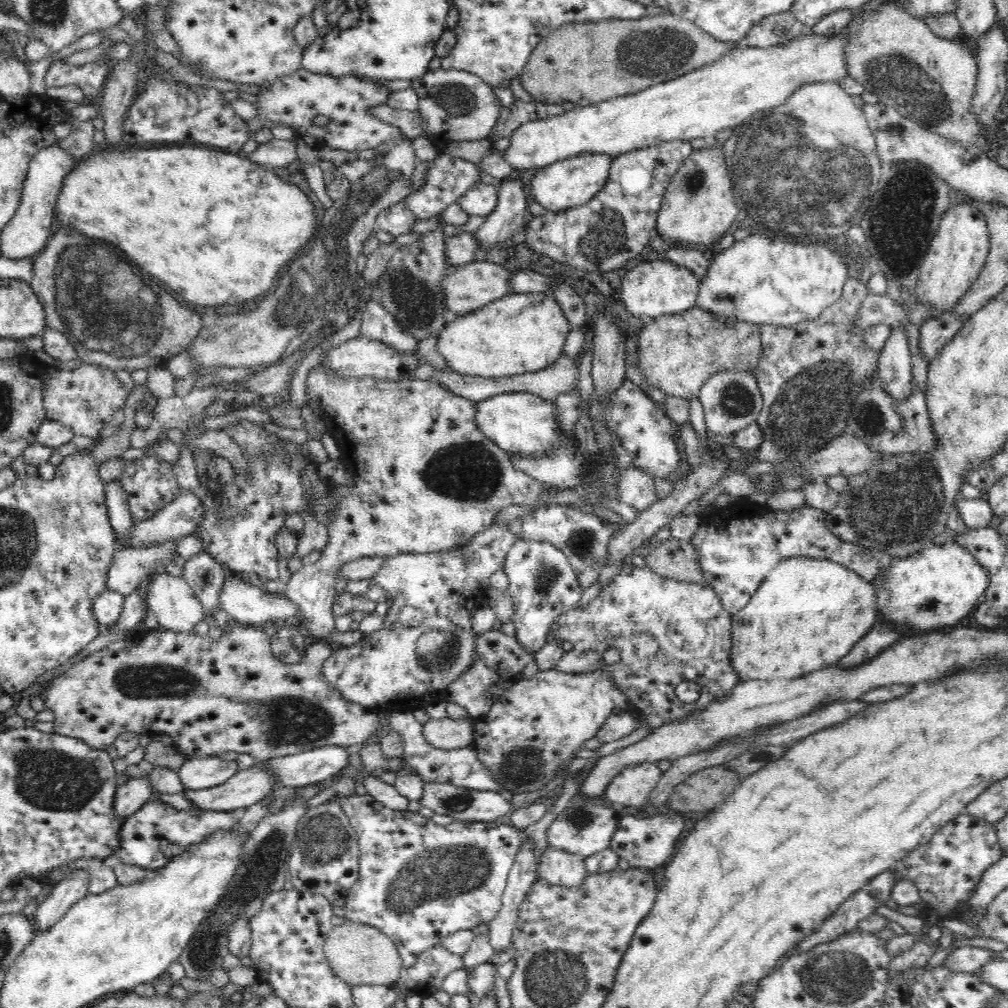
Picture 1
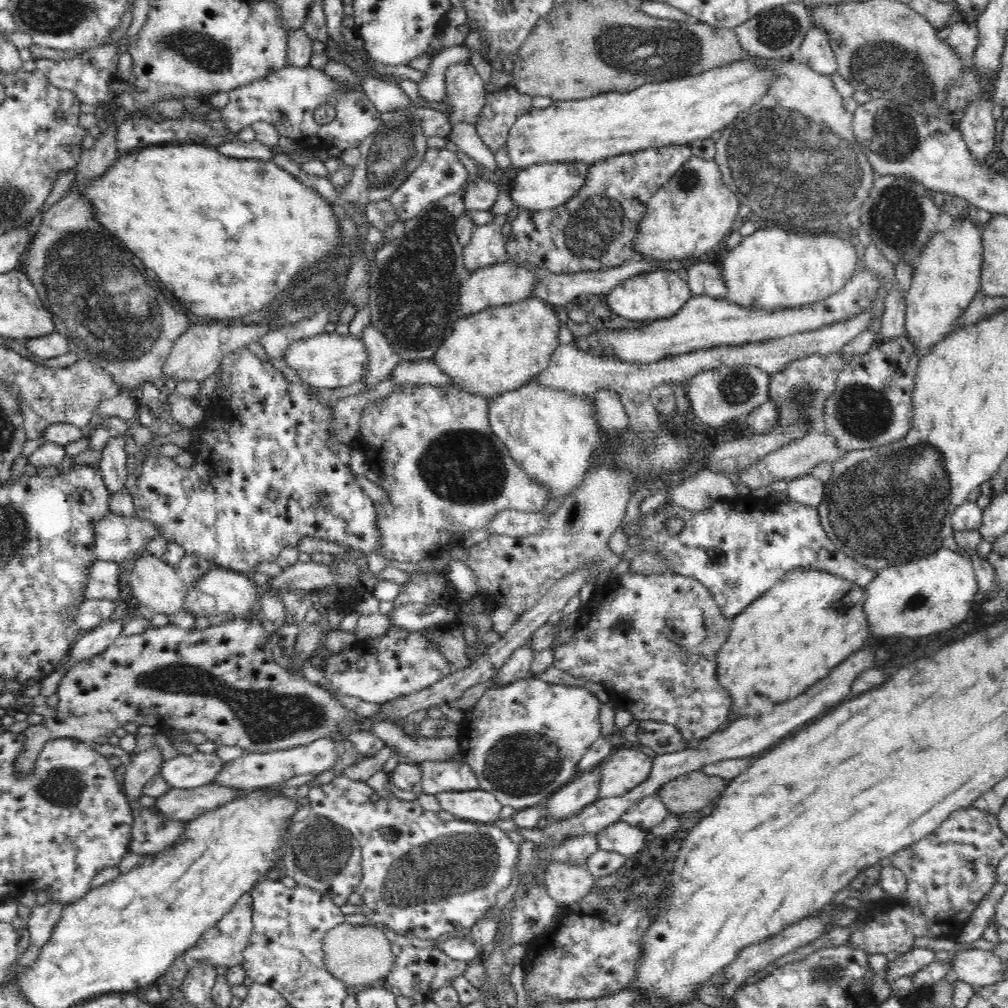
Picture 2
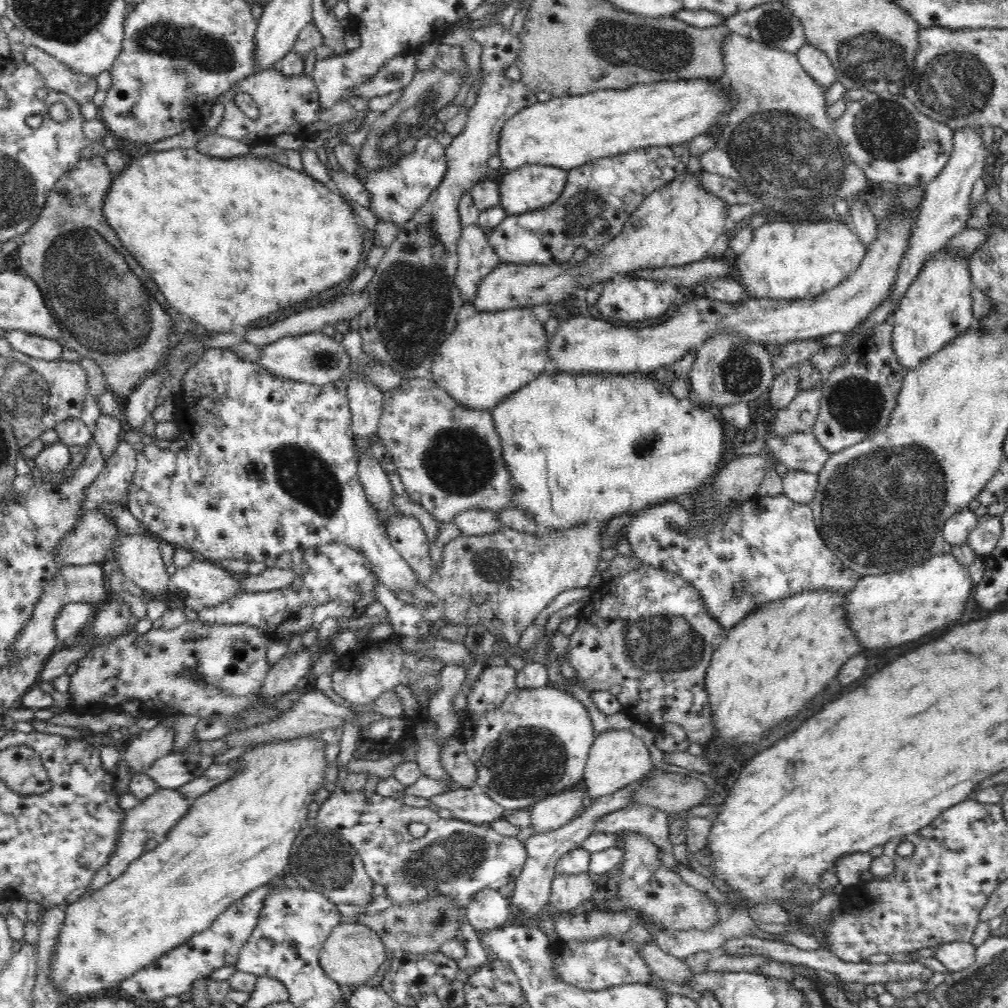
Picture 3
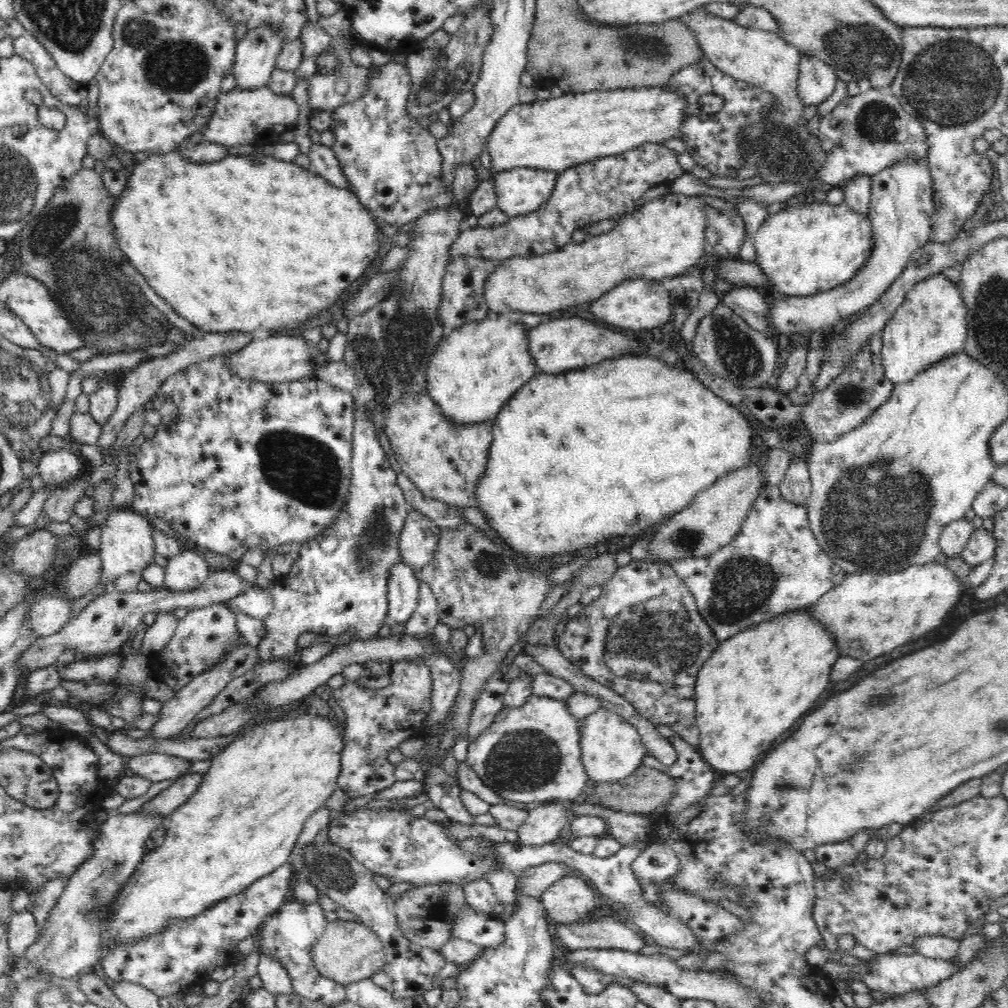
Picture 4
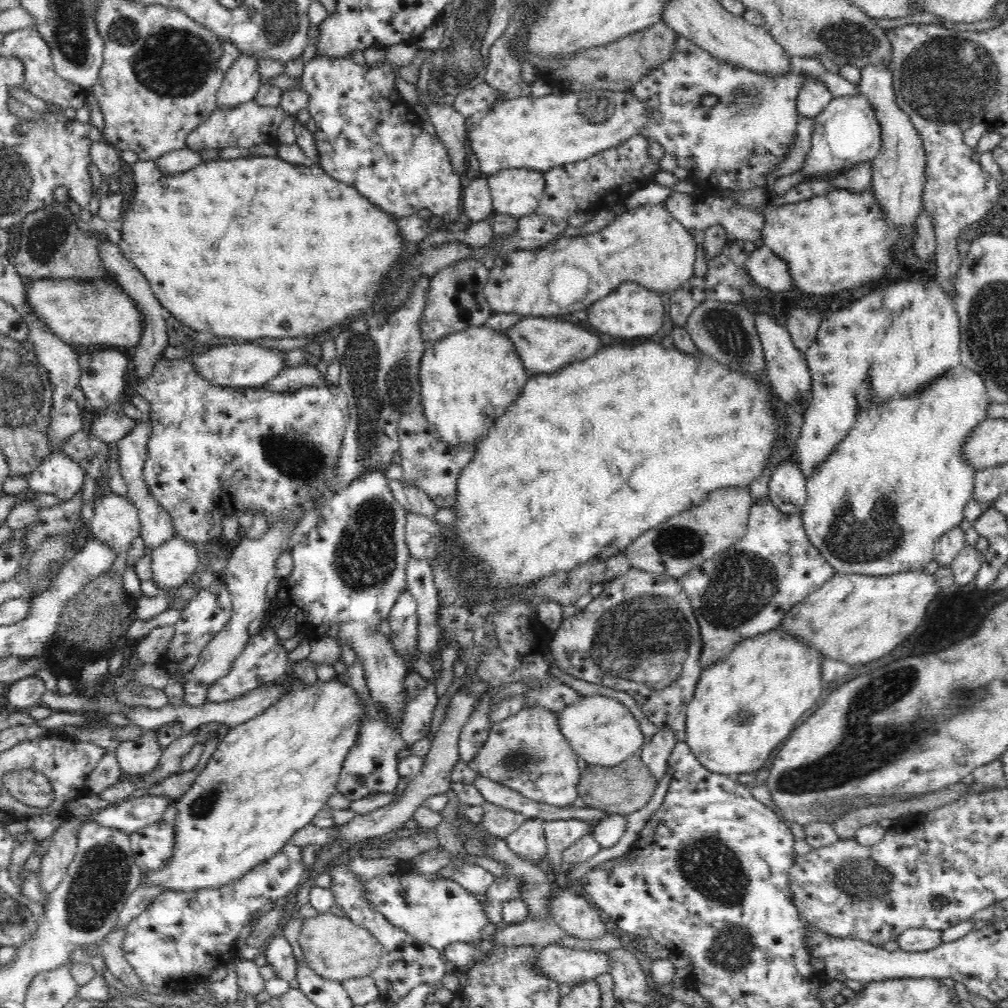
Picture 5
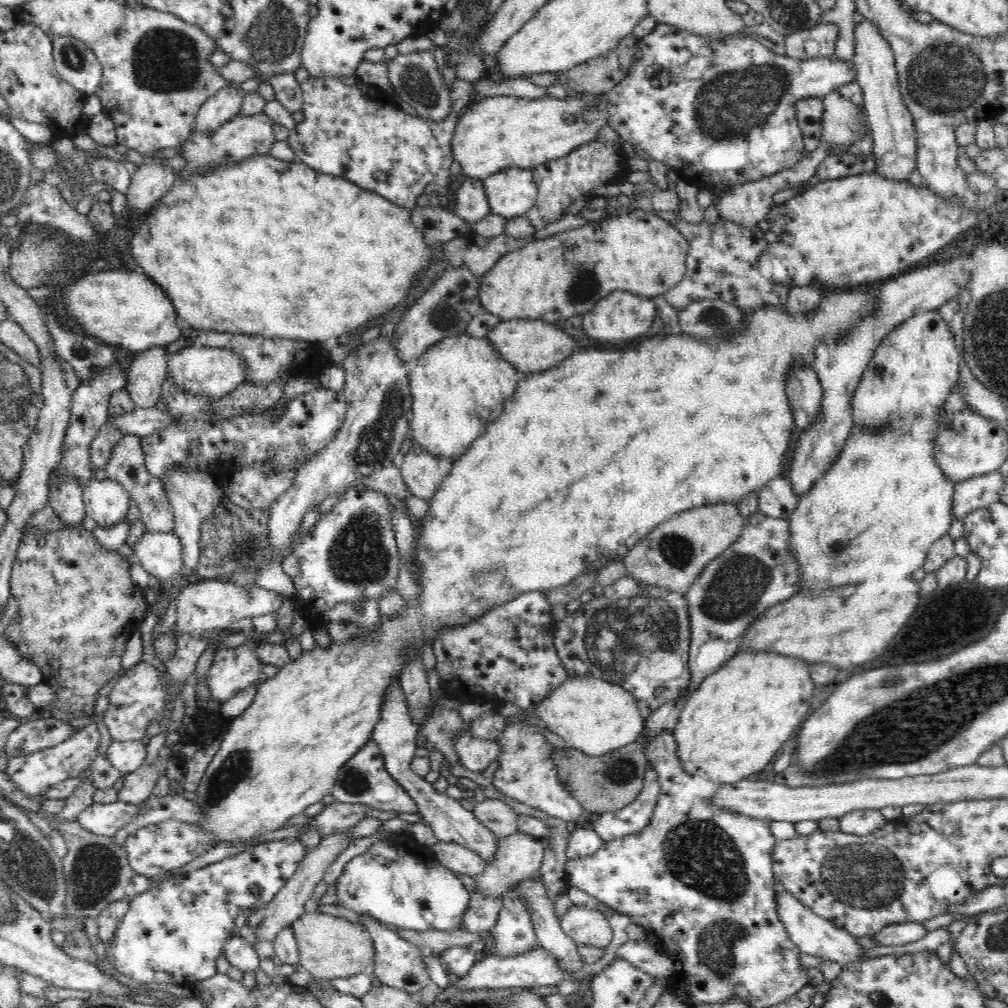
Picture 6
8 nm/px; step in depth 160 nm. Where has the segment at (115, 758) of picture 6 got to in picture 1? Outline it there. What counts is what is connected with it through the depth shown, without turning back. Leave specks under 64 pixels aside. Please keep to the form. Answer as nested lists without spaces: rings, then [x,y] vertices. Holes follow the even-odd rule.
[[[212,757],[186,761],[180,767],[179,775],[186,789],[204,790],[220,786],[238,771],[240,770],[236,760]]]

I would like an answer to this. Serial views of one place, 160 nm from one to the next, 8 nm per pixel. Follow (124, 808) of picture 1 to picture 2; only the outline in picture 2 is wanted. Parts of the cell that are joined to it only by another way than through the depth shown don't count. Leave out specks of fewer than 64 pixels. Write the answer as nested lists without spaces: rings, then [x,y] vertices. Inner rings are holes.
[[[150,749],[131,758],[124,775],[124,790],[128,801],[138,801],[143,795],[143,788],[154,775],[161,770],[162,754],[158,750]]]

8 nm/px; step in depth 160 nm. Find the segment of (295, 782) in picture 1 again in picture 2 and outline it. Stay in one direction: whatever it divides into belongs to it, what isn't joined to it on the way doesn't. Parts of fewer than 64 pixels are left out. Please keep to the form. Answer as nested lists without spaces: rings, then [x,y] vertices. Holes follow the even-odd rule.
[[[321,738],[307,745],[295,746],[288,750],[270,751],[269,753],[246,753],[232,762],[225,763],[221,773],[215,778],[218,784],[256,791],[265,786],[276,786],[294,776],[311,774],[317,776],[332,770],[338,760],[335,741],[332,738]]]

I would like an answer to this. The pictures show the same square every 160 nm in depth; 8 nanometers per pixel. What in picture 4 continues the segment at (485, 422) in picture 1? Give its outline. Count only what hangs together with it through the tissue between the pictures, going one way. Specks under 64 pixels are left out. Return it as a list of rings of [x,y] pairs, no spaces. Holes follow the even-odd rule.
[[[624,356],[624,358],[618,358],[618,360],[610,360],[610,362],[600,362],[600,364],[586,366],[586,368],[580,368],[578,370],[570,370],[566,373],[560,374],[547,374],[538,372],[535,378],[532,378],[523,388],[520,388],[516,393],[513,394],[512,398],[508,400],[505,406],[502,406],[502,410],[494,421],[493,427],[493,441],[490,445],[490,450],[488,453],[488,462],[485,470],[486,476],[482,478],[482,482],[478,484],[478,495],[477,501],[480,510],[484,512],[485,518],[490,522],[492,530],[514,550],[519,550],[518,554],[522,556],[523,561],[529,566],[533,566],[540,562],[540,560],[549,560],[548,558],[556,558],[556,556],[564,556],[568,552],[578,552],[580,548],[590,548],[590,546],[595,546],[596,548],[601,548],[603,550],[604,545],[608,541],[618,541],[622,540],[624,536],[641,536],[644,532],[647,532],[654,524],[659,525],[662,521],[666,521],[672,515],[677,512],[684,510],[686,506],[694,500],[694,497],[698,492],[713,486],[721,477],[729,474],[730,471],[736,468],[742,468],[744,464],[748,464],[754,459],[753,446],[756,445],[757,438],[754,437],[754,425],[750,424],[749,420],[742,416],[744,414],[743,409],[736,410],[732,404],[728,404],[726,400],[718,397],[714,392],[707,387],[704,387],[696,376],[691,372],[686,366],[684,361],[679,361],[673,367],[667,366],[663,360],[657,360],[656,358],[651,358],[650,356]]]

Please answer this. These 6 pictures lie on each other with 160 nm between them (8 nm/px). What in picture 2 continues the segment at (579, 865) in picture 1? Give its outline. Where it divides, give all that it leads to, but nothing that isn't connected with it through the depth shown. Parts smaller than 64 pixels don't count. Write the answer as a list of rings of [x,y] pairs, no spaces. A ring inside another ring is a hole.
[[[551,860],[542,874],[548,894],[562,906],[571,906],[580,898],[586,897],[591,892],[595,879],[586,866],[554,860]]]

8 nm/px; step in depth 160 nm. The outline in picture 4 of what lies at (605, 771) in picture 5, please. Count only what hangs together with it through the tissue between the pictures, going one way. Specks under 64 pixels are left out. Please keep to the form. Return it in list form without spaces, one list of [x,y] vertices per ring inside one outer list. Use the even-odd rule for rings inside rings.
[[[640,765],[634,774],[621,781],[598,783],[595,787],[595,796],[607,805],[607,808],[622,811],[623,813],[652,813],[661,810],[674,798],[677,793],[677,782],[668,772]]]

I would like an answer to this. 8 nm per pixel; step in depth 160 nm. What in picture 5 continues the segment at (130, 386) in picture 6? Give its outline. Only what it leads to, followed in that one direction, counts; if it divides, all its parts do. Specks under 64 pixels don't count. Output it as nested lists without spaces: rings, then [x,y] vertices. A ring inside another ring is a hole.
[[[106,239],[99,246],[99,253],[104,266],[108,271],[114,272],[116,282],[126,294],[130,295],[130,299],[134,301],[134,307],[138,307],[138,311],[142,315],[142,334],[133,363],[136,365],[136,375],[146,378],[153,372],[154,365],[163,359],[164,348],[169,346],[168,334],[166,333],[166,318],[162,315],[163,306],[152,292],[146,277],[134,267],[134,263],[126,259],[126,256],[120,251],[119,245],[114,245]]]

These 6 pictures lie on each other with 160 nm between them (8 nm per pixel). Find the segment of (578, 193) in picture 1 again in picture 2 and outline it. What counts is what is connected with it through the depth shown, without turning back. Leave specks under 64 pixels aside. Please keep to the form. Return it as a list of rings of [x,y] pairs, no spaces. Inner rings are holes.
[[[566,161],[558,163],[544,163],[527,166],[518,170],[509,194],[512,200],[526,212],[553,209],[564,206],[585,185],[592,164],[587,162]]]

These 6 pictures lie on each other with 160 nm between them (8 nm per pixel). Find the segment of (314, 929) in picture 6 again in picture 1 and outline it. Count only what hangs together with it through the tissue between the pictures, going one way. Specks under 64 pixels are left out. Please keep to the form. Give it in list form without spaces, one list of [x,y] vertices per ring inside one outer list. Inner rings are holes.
[[[346,920],[344,924],[334,926],[327,934],[324,954],[334,974],[351,987],[360,985],[382,985],[394,989],[398,998],[406,998],[403,990],[399,988],[400,972],[402,972],[403,968],[402,957],[400,957],[399,950],[394,944],[394,941],[389,936],[386,936],[379,928]]]

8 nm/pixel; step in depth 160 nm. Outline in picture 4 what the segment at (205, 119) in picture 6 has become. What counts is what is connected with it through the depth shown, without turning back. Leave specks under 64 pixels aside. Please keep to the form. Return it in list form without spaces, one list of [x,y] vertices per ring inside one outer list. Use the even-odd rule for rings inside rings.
[[[258,24],[254,28],[246,30],[242,39],[238,41],[236,58],[233,66],[233,74],[238,88],[260,88],[270,80],[273,70],[283,46],[286,44],[285,32],[279,28],[283,24]]]

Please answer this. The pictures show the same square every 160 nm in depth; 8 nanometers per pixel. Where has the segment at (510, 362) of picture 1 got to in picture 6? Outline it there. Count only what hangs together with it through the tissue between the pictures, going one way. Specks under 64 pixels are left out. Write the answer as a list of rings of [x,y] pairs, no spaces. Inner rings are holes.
[[[467,332],[430,346],[410,367],[409,374],[413,398],[409,428],[413,440],[432,454],[456,458],[486,432],[484,428],[490,422],[500,418],[506,400],[514,396],[522,378],[488,337],[476,338]]]

